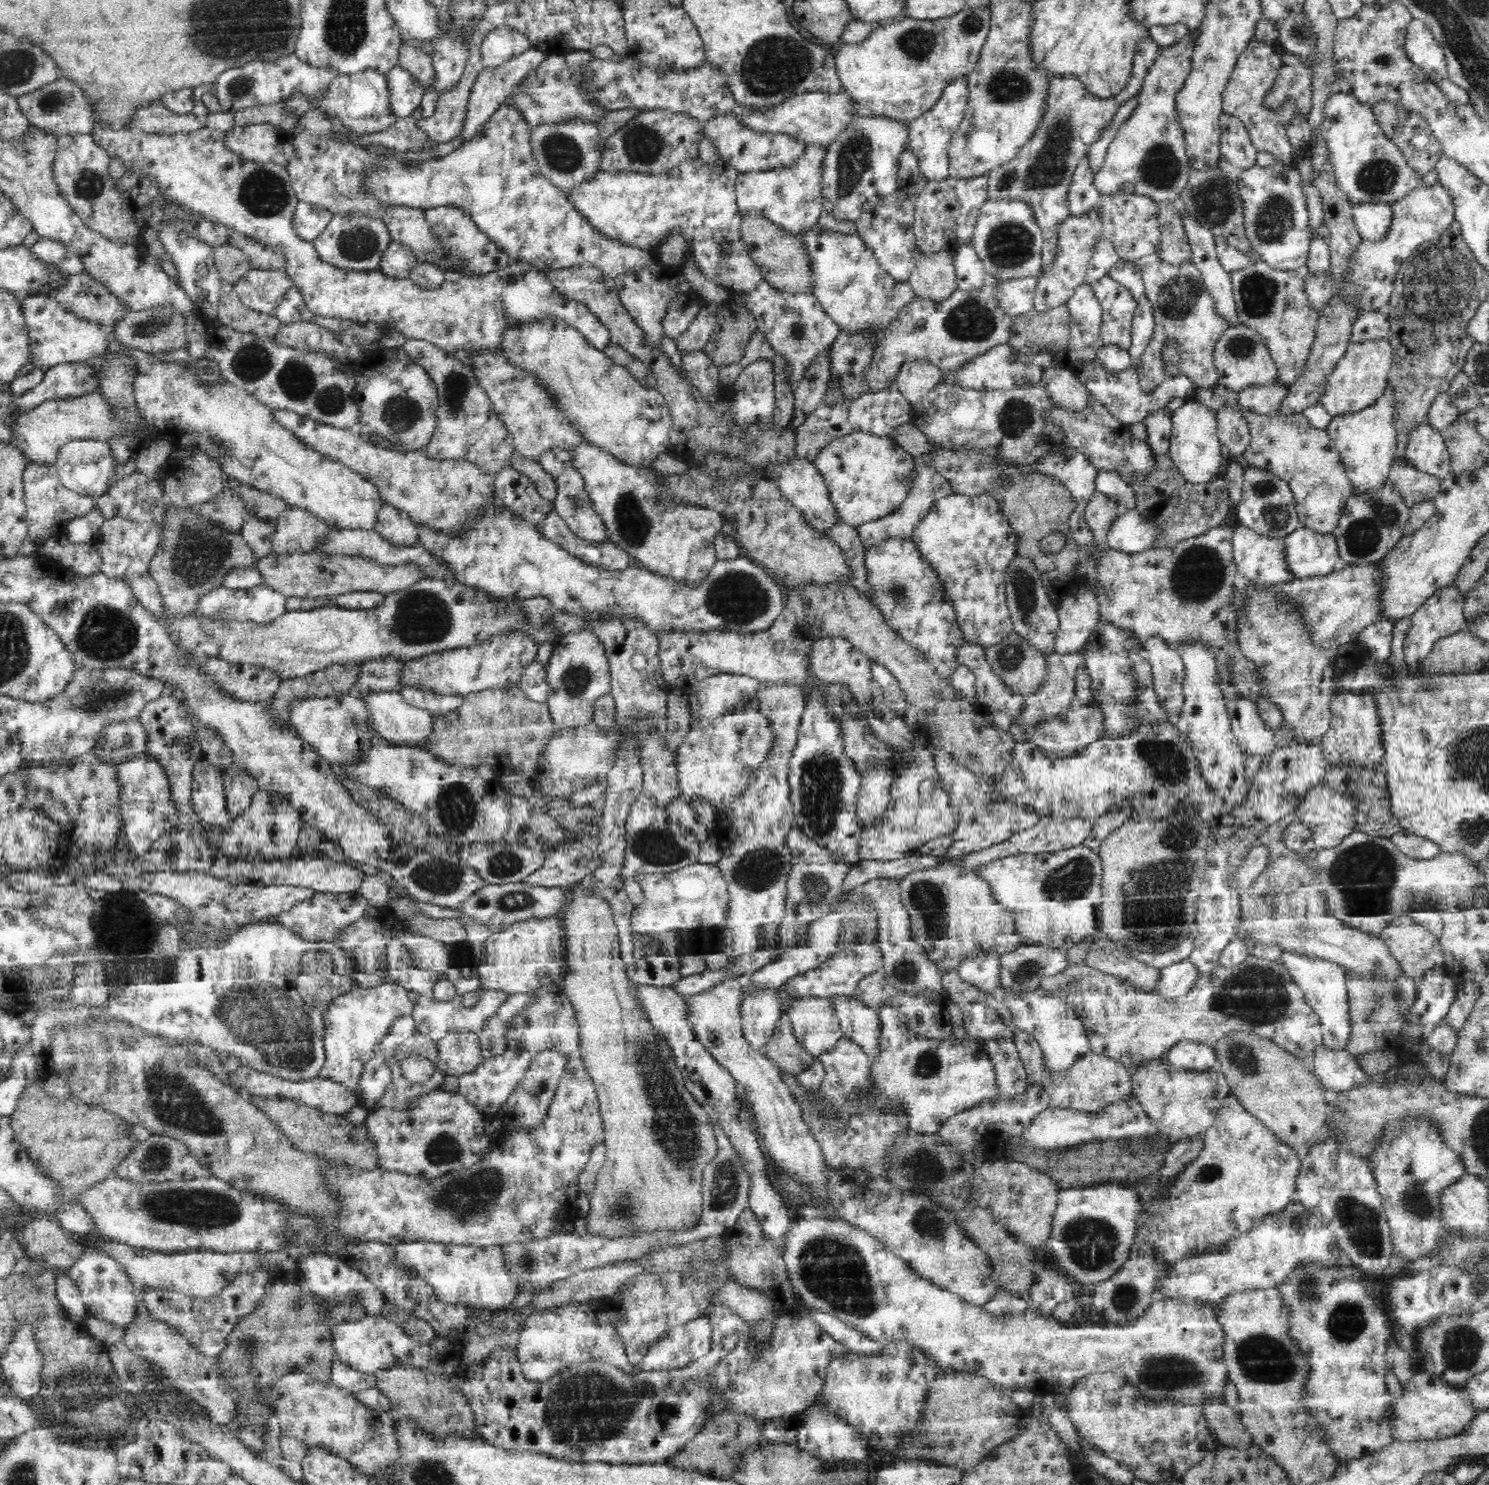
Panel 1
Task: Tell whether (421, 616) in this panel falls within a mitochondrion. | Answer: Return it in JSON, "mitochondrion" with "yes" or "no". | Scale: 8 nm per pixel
{"mitochondrion":"yes"}

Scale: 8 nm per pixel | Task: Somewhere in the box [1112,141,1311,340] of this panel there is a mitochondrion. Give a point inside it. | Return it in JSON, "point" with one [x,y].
{"point":[1212,201]}

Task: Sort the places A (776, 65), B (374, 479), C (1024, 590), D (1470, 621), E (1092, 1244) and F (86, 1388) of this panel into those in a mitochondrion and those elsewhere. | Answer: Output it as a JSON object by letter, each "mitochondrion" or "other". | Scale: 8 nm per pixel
{"A":"mitochondrion","B":"other","C":"mitochondrion","D":"other","E":"mitochondrion","F":"mitochondrion"}

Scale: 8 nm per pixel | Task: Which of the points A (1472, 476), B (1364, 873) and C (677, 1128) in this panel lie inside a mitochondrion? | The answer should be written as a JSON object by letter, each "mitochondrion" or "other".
{"A":"other","B":"mitochondrion","C":"mitochondrion"}

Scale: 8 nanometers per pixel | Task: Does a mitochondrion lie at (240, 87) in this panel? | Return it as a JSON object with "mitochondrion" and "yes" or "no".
{"mitochondrion":"yes"}

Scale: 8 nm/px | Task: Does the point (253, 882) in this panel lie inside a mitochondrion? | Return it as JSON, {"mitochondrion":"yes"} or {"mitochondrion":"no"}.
{"mitochondrion":"no"}

